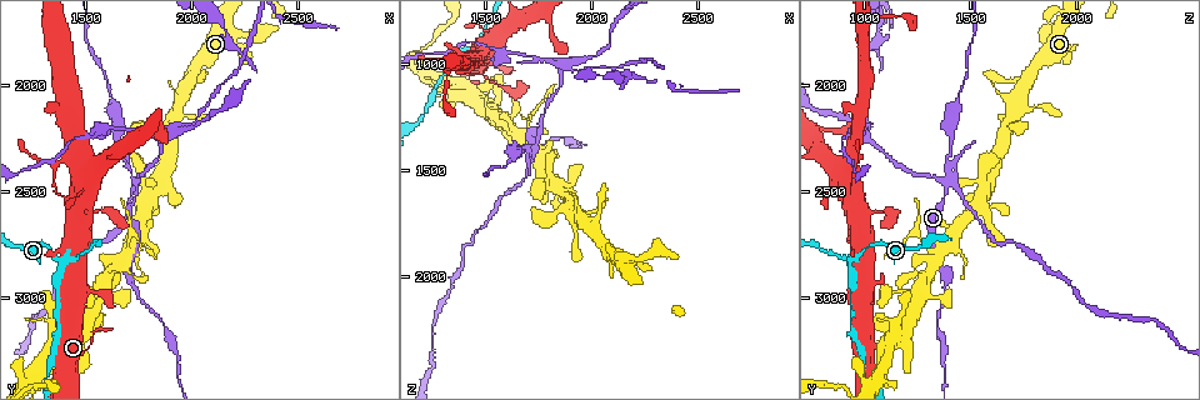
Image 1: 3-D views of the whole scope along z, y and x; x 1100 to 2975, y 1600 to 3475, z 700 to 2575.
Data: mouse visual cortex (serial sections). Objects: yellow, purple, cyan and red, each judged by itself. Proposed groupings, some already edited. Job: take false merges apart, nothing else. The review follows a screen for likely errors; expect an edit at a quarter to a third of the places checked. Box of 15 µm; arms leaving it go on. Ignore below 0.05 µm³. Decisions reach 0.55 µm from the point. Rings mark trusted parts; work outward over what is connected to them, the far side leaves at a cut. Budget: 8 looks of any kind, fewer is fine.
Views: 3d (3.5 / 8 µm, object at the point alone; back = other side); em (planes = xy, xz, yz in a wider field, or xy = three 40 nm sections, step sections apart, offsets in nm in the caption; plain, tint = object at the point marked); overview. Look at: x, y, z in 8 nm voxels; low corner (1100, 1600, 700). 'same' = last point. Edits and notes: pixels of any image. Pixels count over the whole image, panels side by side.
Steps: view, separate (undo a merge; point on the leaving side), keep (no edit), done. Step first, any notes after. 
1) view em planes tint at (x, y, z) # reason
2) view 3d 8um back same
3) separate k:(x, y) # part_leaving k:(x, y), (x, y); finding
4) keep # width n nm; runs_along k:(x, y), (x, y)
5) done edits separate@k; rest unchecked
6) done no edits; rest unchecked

view 3d 3.5um at (1380, 2840, 930) # a fork

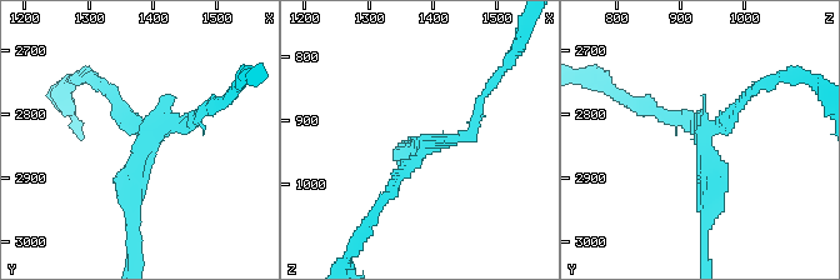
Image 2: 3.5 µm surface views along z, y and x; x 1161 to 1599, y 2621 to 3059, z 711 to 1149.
view em xy step 5 tint at (1385, 2825, 945) # arms 3; arm_widths 150, 200, 300 nm

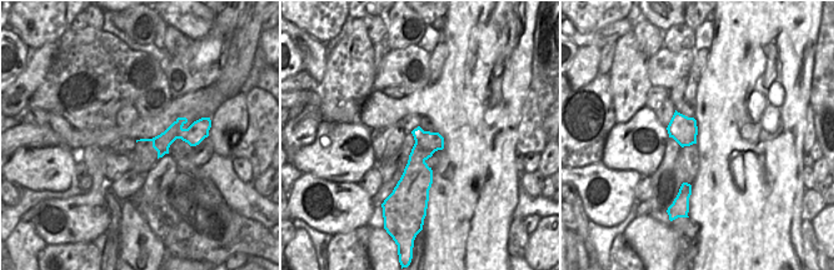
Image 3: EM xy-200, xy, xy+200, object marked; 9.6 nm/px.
separate 2:(124, 175) # part_leaving 2:(146, 131), (131, 181), (131, 254); two cells meet here

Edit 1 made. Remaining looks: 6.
view overview # redraw

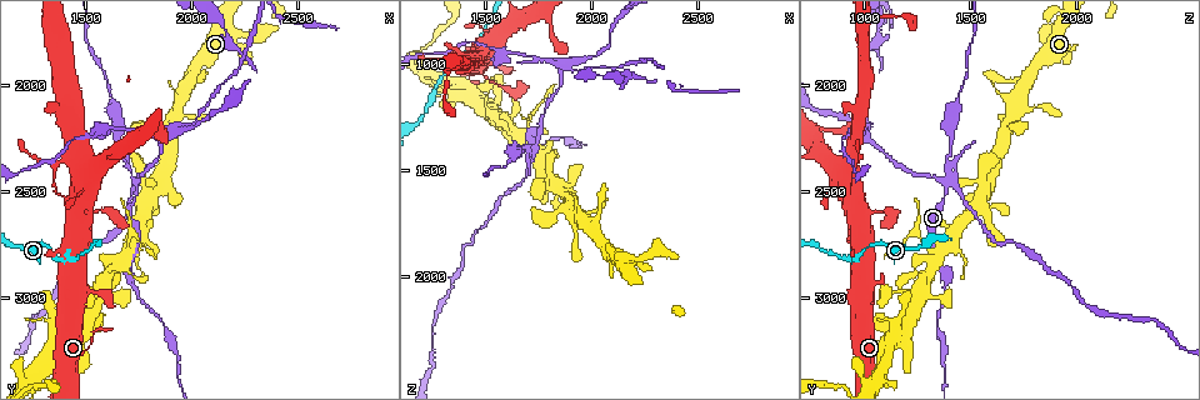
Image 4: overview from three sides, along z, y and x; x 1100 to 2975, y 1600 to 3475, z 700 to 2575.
view 3d 3.5um at (1700, 2700, 1240)

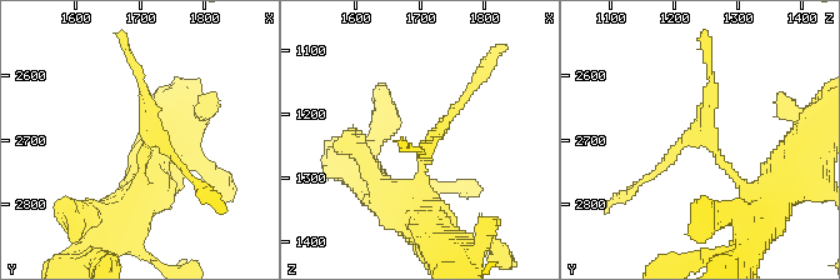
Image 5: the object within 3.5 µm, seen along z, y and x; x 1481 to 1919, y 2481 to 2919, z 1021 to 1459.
view em xy step 5 tint at (1705, 2700, 1250)

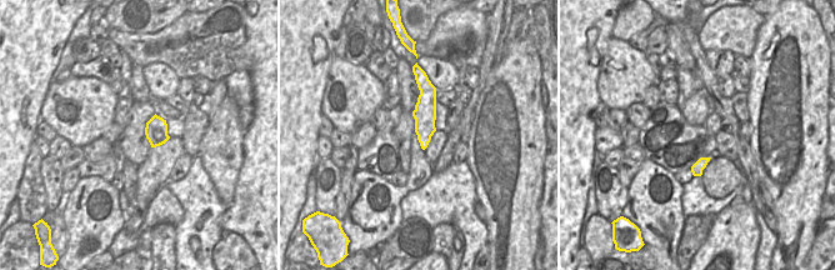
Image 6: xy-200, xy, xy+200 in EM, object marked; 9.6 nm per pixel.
view em xy step 2 tint same # cut it another way

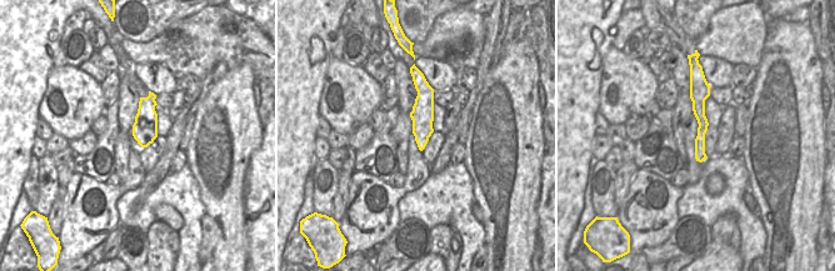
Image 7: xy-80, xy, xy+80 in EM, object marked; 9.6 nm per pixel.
separate 5:(143, 88) # part_leaving 5:(429, 144), (490, 61); a second cell is stuck on

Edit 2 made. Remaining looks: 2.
view 3d 8um at (1730, 2460, 1380) # four arms meet

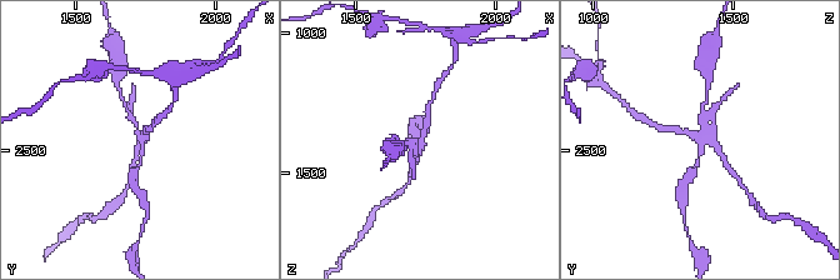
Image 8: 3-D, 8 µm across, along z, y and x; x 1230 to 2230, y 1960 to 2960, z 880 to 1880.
view em xy step 2 tint at (1750, 2460, 1390) # now the EM

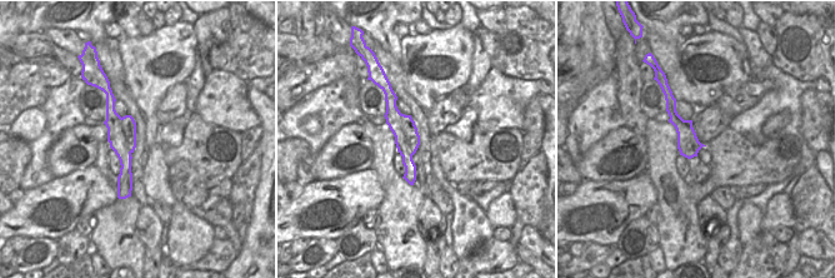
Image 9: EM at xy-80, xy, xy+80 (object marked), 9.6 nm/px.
separate 8:(678, 130) # part_leaving 8:(696, 136), (656, 125); two cells meet here

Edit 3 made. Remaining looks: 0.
done edits separate@2, separate@5, separate@8; rest unchecked

